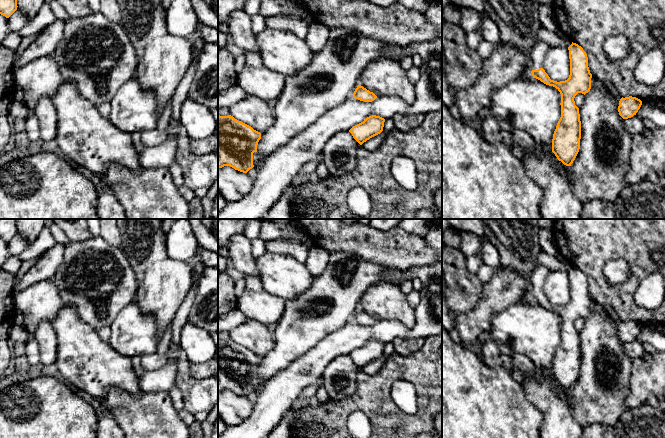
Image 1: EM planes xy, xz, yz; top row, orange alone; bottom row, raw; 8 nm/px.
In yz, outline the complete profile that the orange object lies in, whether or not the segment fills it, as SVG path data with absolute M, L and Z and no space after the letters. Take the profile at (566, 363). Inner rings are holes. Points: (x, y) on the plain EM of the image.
M536 263L530 276L532 285L531 297L546 309L555 311L561 318L561 341L557 347L552 363L552 376L566 390L575 384L581 363L581 345L579 332L574 322L578 317L586 318L591 313L591 302L588 281L581 270L573 267L568 271L570 283L570 299L565 305L551 304L543 292L546 277L551 271Z

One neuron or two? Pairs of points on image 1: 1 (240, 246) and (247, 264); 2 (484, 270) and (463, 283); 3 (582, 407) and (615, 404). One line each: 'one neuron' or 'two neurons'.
1: one neuron
2: two neurons
3: one neuron

